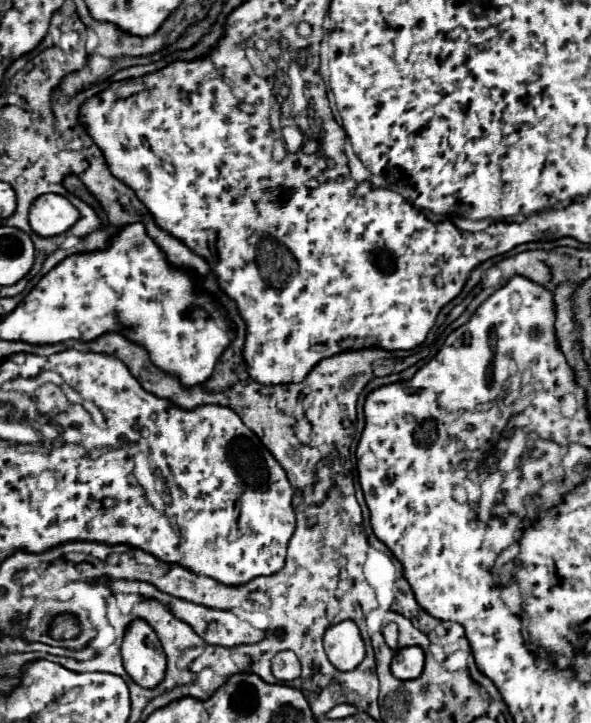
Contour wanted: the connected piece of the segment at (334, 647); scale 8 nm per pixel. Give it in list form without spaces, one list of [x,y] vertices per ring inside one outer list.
[[[352,620],[328,626],[324,632],[326,656],[338,670],[354,670],[364,660],[364,640]]]

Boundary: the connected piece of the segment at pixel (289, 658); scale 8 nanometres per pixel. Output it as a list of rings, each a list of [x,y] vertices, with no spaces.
[[[282,650],[272,660],[272,674],[276,676],[276,680],[282,680],[282,682],[294,680],[300,676],[300,660],[296,658],[294,652]]]

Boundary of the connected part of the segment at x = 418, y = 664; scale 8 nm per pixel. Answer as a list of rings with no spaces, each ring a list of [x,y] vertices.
[[[418,646],[400,648],[392,660],[392,674],[398,680],[414,680],[424,670],[424,652]]]

